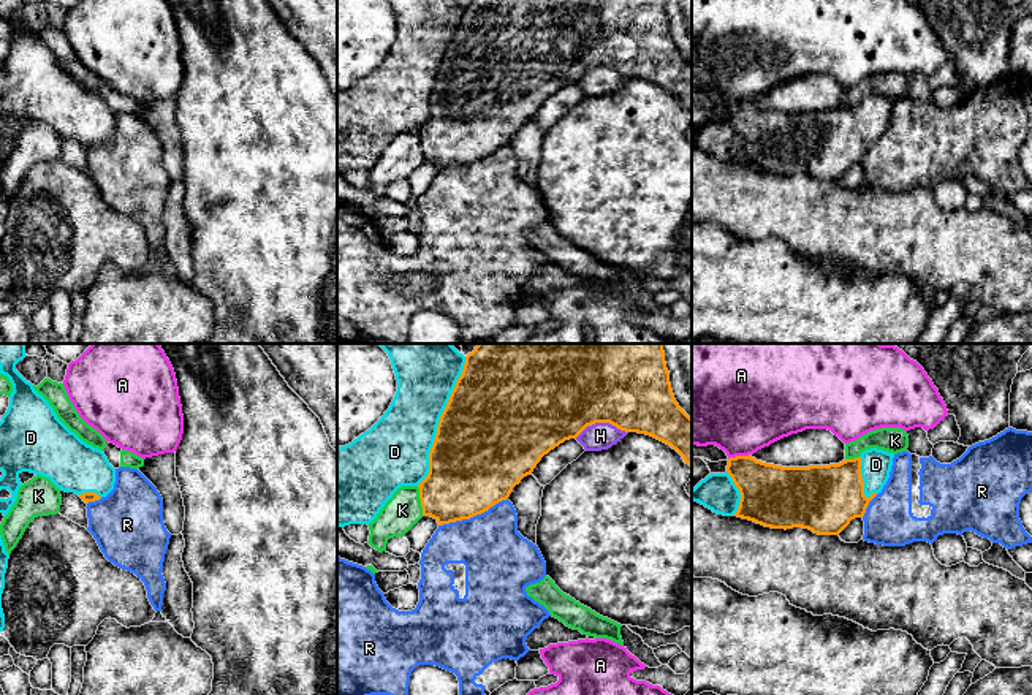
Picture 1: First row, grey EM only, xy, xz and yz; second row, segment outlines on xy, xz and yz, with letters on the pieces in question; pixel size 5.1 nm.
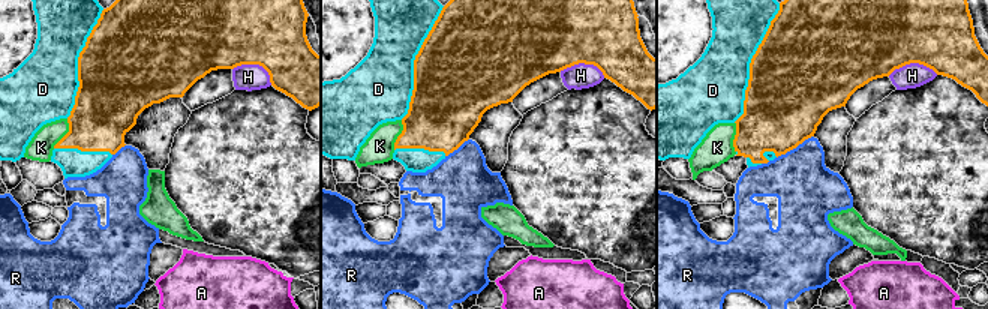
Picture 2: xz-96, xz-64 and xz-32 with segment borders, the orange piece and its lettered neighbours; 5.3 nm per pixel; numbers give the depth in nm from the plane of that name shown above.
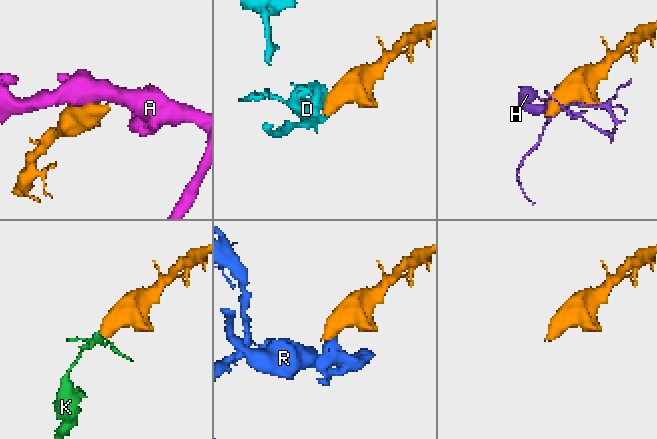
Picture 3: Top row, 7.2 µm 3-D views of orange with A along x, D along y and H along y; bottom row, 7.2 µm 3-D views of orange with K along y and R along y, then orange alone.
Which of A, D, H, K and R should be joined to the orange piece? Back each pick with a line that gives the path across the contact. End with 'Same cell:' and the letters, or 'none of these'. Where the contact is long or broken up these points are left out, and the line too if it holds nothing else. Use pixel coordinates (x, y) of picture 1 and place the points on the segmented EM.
Same cell: D

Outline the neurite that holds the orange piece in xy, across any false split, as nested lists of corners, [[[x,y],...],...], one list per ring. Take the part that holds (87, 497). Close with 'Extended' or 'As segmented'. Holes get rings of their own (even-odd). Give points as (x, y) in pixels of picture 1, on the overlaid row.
[[[0,344],[0,374],[6,375],[13,385],[9,396],[9,407],[0,421],[0,491],[8,489],[11,496],[0,499],[0,513],[8,515],[17,499],[17,491],[22,486],[19,475],[30,472],[49,478],[59,489],[78,494],[85,503],[106,497],[116,483],[116,469],[109,464],[104,453],[92,445],[82,442],[71,432],[55,415],[49,402],[35,391],[33,385],[27,382],[17,370],[16,364],[25,358],[25,344]]]. Extended

